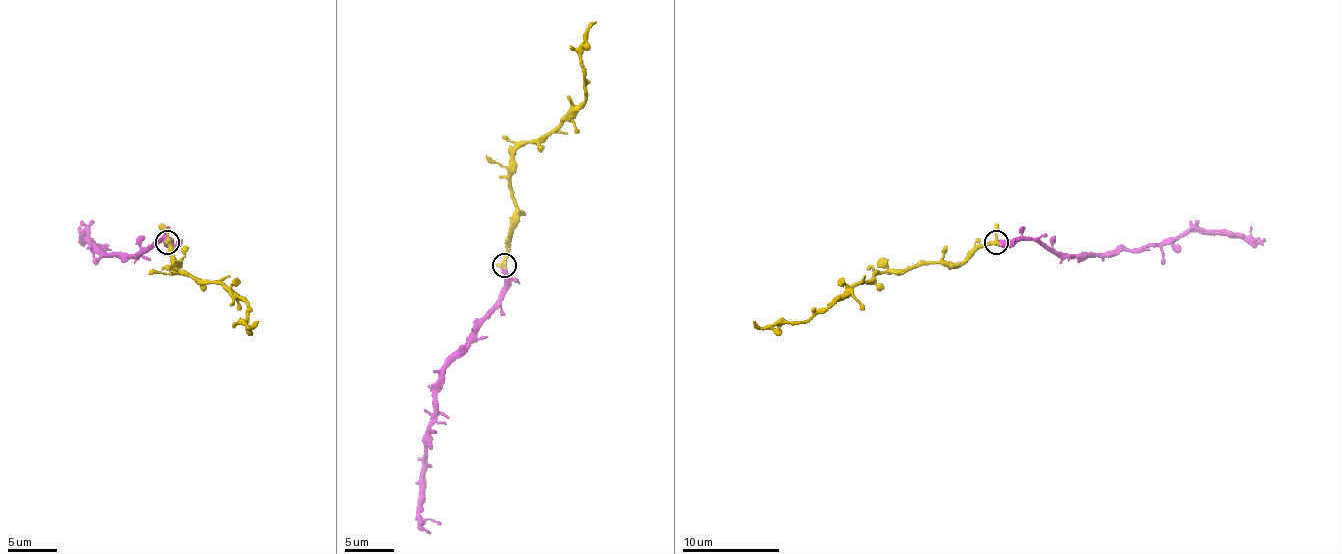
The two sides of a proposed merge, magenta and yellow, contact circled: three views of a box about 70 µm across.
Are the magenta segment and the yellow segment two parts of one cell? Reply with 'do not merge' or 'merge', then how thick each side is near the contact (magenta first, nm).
merge; 480 nm thick on the magenta side, 280 nm on the other

